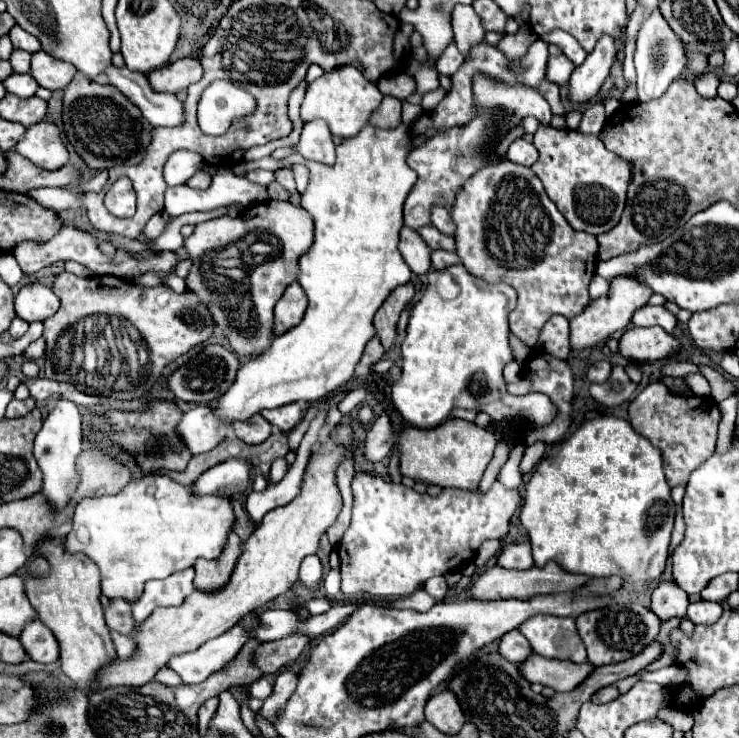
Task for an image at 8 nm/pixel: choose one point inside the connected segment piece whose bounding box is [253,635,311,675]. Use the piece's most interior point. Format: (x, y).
(271, 656)

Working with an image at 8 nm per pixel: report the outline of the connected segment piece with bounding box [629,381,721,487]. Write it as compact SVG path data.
M663 381L649 383L629 405L629 421L637 433L663 451L663 467L669 487L687 485L689 475L715 451L721 411L711 397L681 397L667 391Z

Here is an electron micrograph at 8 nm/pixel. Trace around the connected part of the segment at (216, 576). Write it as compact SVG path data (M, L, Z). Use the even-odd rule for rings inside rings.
M231 533L227 547L223 549L221 557L215 561L197 559L195 563L195 589L199 591L221 591L225 583L229 583L229 575L233 573L233 567L241 555L241 539Z

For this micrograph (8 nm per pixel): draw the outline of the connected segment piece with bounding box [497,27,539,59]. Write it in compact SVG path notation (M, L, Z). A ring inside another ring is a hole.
M519 27L519 33L515 33L515 35L505 35L497 47L499 47L507 57L519 59L519 57L523 57L523 55L527 53L529 45L531 45L535 39L539 39L539 37L537 37L535 33L531 33L531 31L533 31L531 27Z

